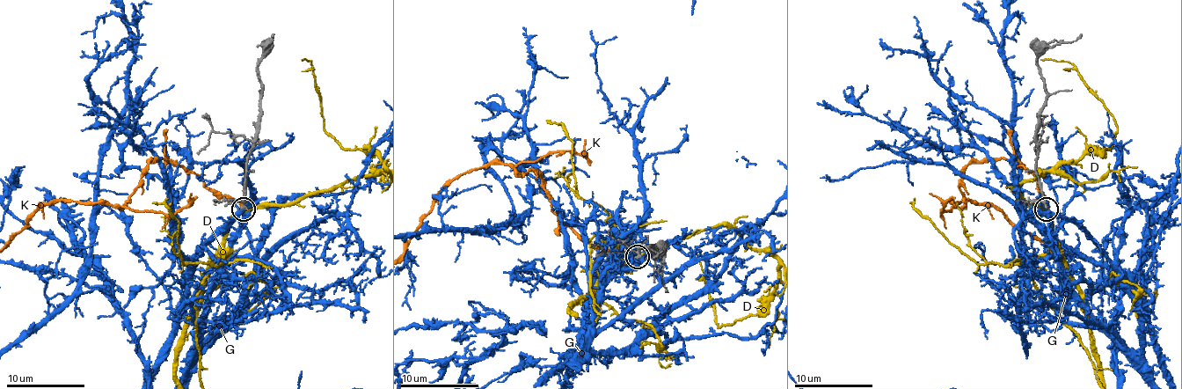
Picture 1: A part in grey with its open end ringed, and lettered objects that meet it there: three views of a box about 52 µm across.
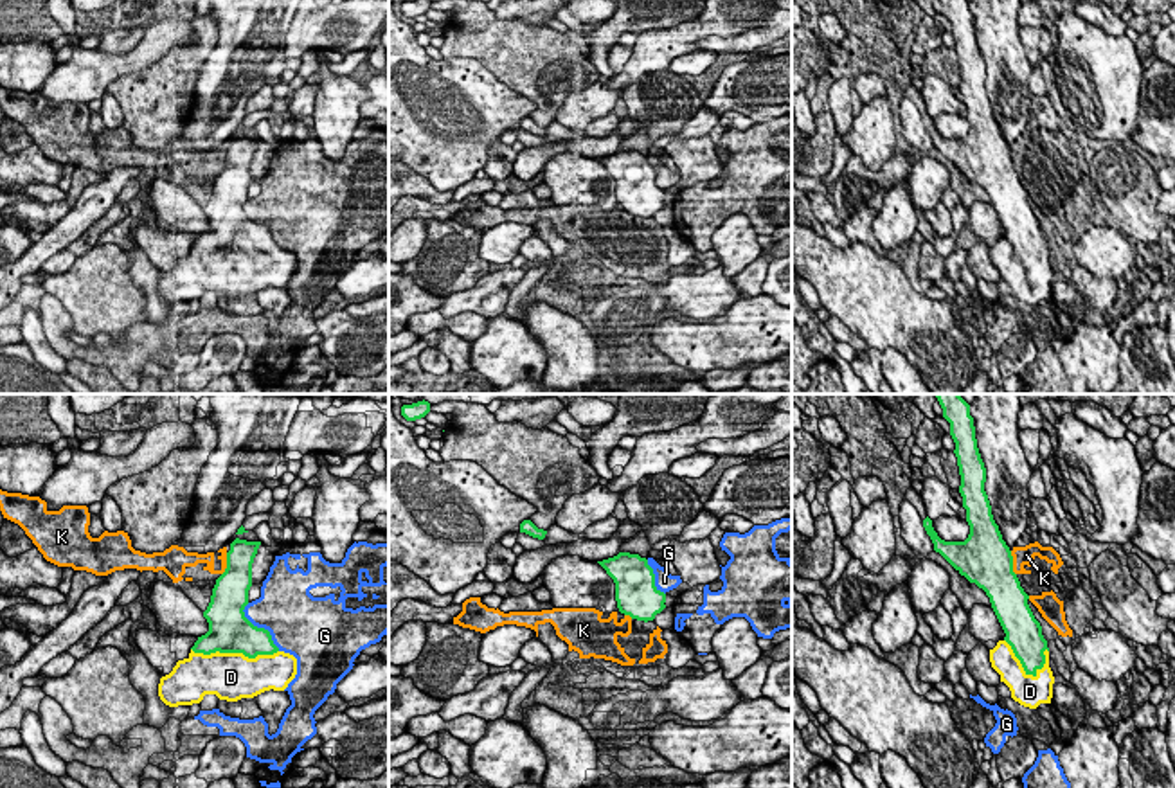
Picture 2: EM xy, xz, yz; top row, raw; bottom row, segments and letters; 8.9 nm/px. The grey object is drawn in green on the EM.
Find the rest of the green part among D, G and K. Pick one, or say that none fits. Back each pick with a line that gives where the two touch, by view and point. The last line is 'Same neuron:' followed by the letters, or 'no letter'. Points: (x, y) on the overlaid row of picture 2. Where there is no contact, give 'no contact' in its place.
D: meets green in xy at (234, 652)
Same neuron: D

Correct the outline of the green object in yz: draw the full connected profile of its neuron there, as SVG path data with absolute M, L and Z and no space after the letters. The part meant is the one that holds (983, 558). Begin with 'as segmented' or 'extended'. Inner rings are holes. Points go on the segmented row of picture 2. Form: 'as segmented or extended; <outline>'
extended; M936 394L943 417L950 423L961 475L959 493L966 509L970 534L964 542L945 542L927 516L923 527L939 552L961 576L975 583L990 597L991 608L1006 633L990 649L991 667L1000 675L1011 698L1024 707L1036 709L1051 703L1054 676L1049 667L1049 648L1042 626L1035 619L1027 599L1013 572L1013 556L984 491L986 468L981 459L970 405L959 394Z

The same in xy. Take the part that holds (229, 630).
extended; M236 538L227 569L216 579L203 612L209 631L187 658L160 678L158 696L169 707L200 703L205 694L238 702L265 691L284 691L297 675L297 658L281 651L268 630L245 617L252 587L252 563L261 542Z

